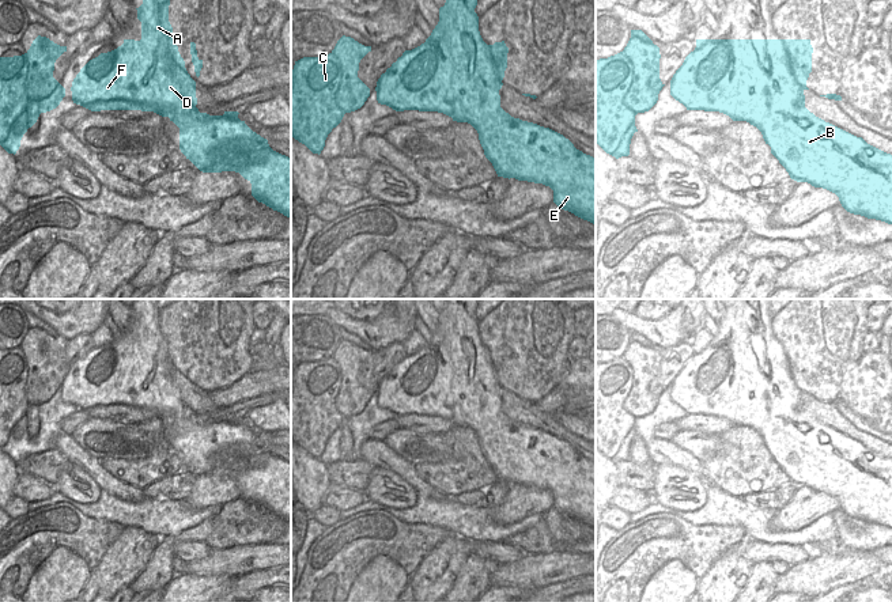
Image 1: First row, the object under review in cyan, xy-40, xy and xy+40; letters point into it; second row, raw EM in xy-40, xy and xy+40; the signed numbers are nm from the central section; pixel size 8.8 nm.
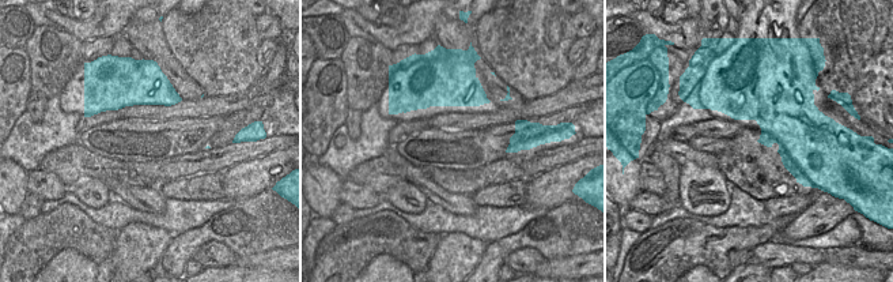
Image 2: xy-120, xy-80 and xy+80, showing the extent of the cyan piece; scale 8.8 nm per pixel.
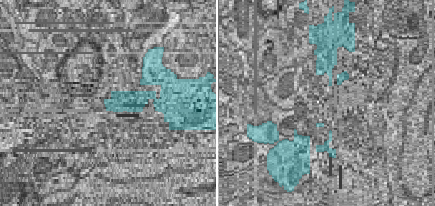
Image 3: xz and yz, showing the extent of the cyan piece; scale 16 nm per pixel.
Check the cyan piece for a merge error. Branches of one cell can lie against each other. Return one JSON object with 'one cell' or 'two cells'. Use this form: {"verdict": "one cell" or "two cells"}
{"verdict": "one cell"}

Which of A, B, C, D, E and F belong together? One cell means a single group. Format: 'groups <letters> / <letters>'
groups A B C D E F

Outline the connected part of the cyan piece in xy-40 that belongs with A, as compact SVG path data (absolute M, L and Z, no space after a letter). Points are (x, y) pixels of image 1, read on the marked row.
M143 0L143 4L136 8L137 10L137 19L141 22L141 39L124 39L124 43L117 49L101 53L98 57L90 60L76 75L72 82L72 101L76 105L80 105L91 111L101 111L101 110L141 110L141 111L154 111L162 117L169 117L179 128L179 149L181 152L189 159L200 171L203 173L222 173L222 171L235 171L239 173L245 179L252 183L252 196L258 201L265 204L267 207L272 208L283 213L284 216L291 219L291 158L281 155L273 151L268 140L253 132L245 121L238 118L238 111L224 111L223 116L209 116L207 113L200 113L196 107L197 98L196 98L196 82L190 77L185 68L185 61L178 52L177 43L173 42L173 27L169 22L169 5L170 0Z

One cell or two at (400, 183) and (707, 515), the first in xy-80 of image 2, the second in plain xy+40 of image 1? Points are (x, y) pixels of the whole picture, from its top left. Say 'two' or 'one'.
two

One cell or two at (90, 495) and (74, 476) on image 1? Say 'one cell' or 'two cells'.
one cell

